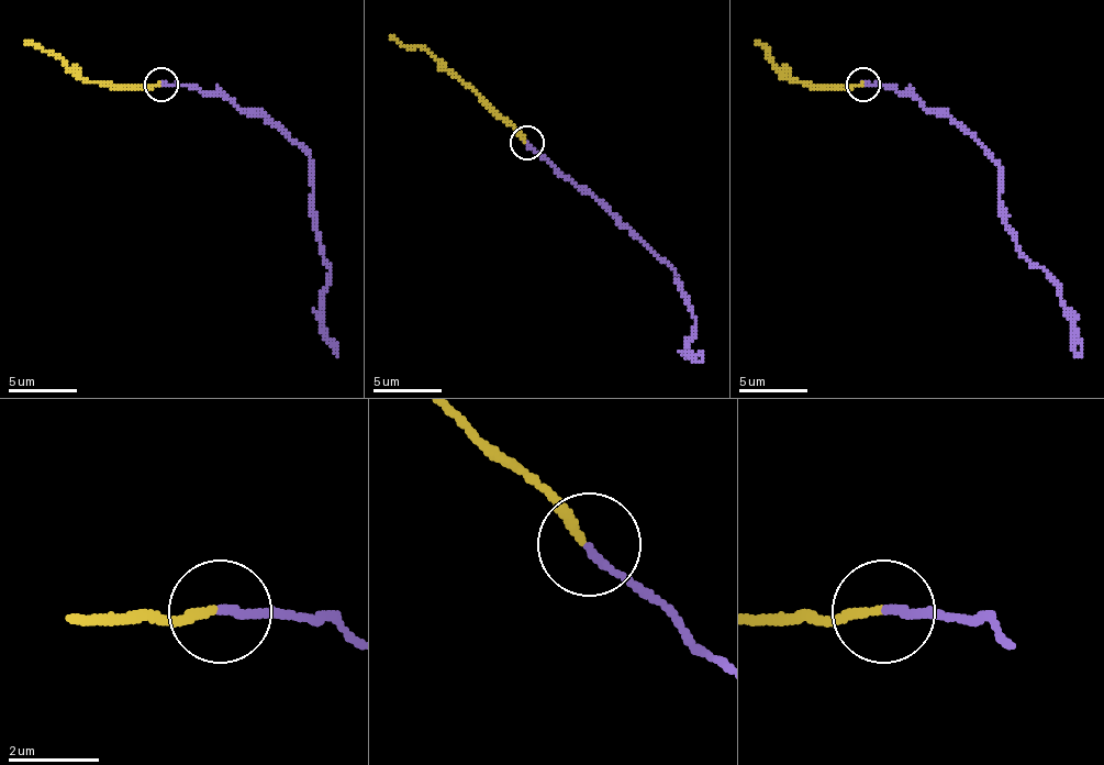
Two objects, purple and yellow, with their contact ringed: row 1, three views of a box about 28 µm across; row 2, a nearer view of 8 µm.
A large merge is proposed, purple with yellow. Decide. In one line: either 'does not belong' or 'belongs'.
does not belong

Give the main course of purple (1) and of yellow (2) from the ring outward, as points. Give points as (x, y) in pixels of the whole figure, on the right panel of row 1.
1: (861, 85), (893, 85), (927, 109), (944, 109), (992, 157), (999, 215), (1058, 288), (1081, 356)
2: (861, 85), (793, 81), (766, 54), (766, 47), (756, 44)

